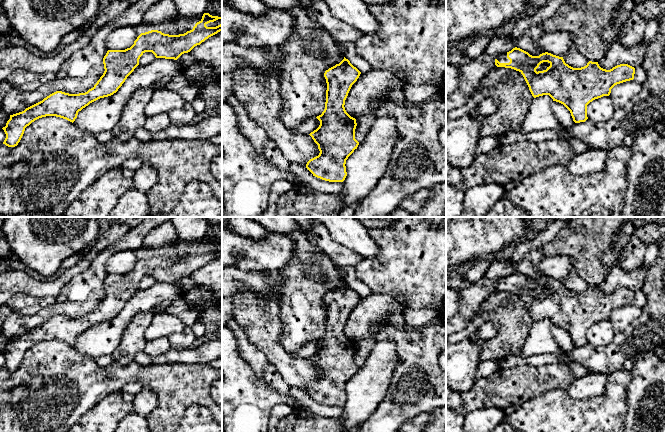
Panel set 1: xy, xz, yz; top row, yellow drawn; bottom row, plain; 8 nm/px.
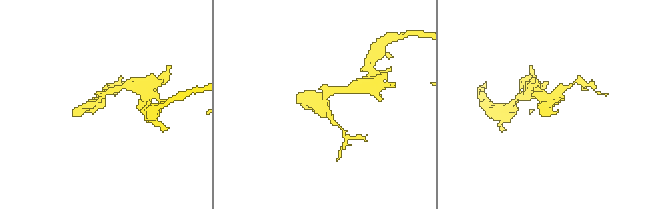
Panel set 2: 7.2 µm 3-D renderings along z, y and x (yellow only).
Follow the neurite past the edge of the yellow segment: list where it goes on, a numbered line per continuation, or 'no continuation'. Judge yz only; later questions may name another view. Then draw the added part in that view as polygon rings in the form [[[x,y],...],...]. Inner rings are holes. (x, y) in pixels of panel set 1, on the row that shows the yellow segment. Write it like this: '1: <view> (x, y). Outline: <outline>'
1: yz (502, 58). Outline: [[[502,53],[496,58],[500,63],[509,63],[510,60],[507,58],[507,53]]]

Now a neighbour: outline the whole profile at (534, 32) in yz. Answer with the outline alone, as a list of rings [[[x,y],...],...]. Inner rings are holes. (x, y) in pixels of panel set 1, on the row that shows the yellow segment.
[[[532,25],[520,39],[515,41],[515,47],[528,52],[532,56],[539,56],[545,53],[538,45],[538,40],[542,33],[542,25]]]

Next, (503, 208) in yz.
[[[505,196],[502,197],[485,217],[529,217],[524,211],[513,205]]]

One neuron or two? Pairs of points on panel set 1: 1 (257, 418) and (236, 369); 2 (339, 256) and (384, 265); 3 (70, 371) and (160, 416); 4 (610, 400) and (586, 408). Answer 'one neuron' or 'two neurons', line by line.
1: one neuron
2: two neurons
3: one neuron
4: one neuron

